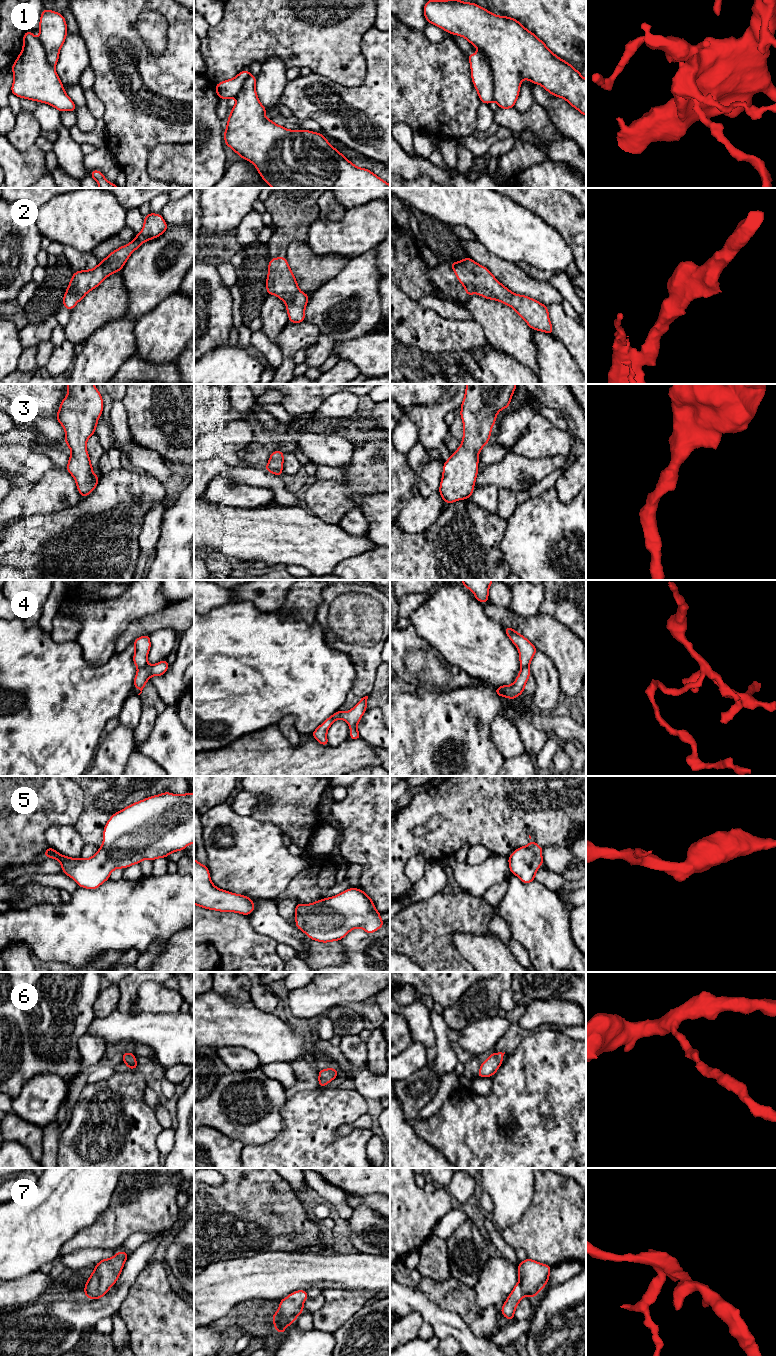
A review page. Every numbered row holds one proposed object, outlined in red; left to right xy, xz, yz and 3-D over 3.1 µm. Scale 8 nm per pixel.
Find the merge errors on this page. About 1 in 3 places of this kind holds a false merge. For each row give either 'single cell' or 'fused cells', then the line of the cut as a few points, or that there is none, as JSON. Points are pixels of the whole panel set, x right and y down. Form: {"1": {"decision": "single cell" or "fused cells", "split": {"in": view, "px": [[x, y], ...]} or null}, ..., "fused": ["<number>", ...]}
{"1": {"decision": "fused cells", "split": {"in": "yz", "px": [[478, 50], [490, 65], [493, 77], [494, 100]]}}, "2": {"decision": "single cell", "split": null}, "3": {"decision": "single cell", "split": null}, "4": {"decision": "fused cells", "split": {"in": "xy", "px": [[147, 664], [138, 669]]}}, "5": {"decision": "single cell", "split": null}, "6": {"decision": "single cell", "split": null}, "7": {"decision": "single cell", "split": null}, "fused": ["1", "4"]}

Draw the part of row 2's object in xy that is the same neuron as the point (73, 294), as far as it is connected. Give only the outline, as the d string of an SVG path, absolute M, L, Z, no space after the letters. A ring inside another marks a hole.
M148 213L144 217L144 225L134 240L111 252L93 269L74 272L68 288L64 294L62 305L70 312L84 296L98 287L107 276L121 271L131 253L137 250L144 242L157 238L168 228L160 213Z

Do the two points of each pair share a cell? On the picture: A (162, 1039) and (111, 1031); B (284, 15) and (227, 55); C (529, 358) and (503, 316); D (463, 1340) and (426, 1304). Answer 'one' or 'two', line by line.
A: one
B: one
C: one
D: one

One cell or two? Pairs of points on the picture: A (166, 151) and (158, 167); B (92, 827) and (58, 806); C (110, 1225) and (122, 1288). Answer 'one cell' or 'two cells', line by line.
A: one cell
B: two cells
C: two cells

